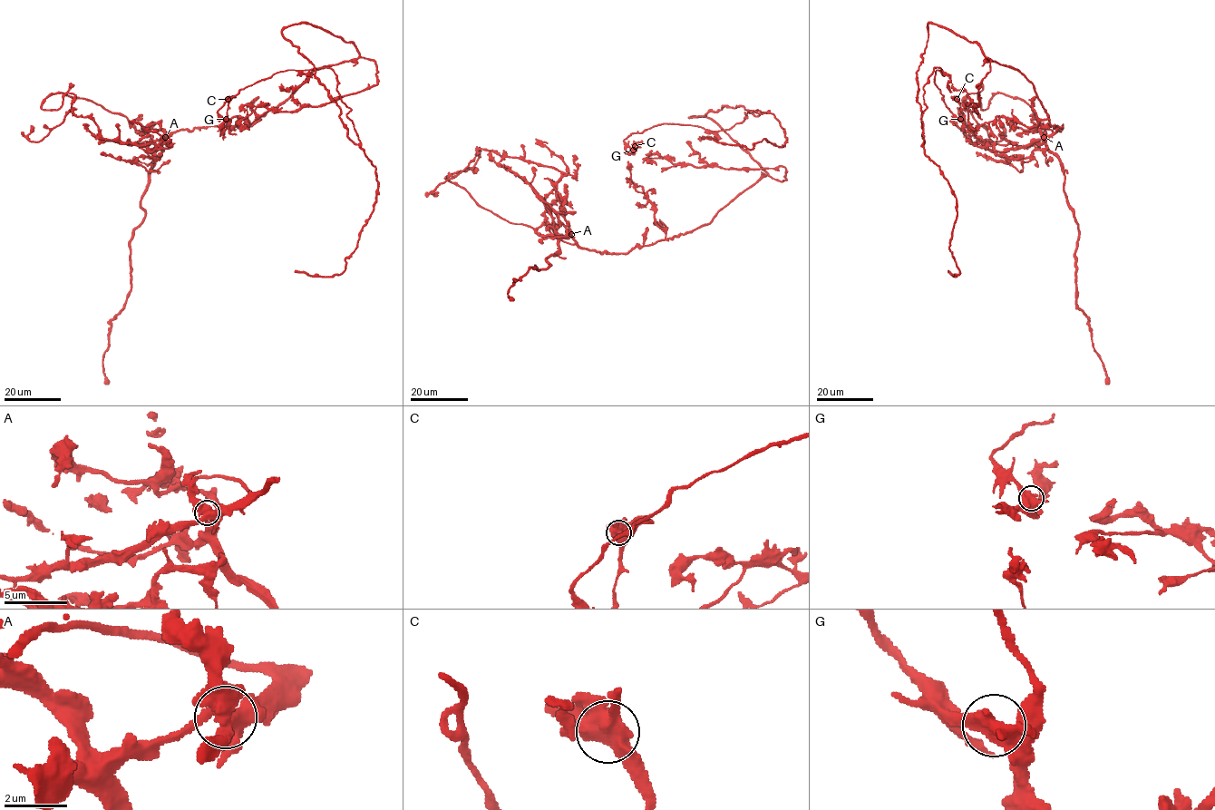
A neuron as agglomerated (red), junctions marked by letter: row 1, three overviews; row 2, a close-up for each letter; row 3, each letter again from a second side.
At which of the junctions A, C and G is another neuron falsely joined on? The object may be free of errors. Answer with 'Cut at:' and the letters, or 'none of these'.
Cut at: A

